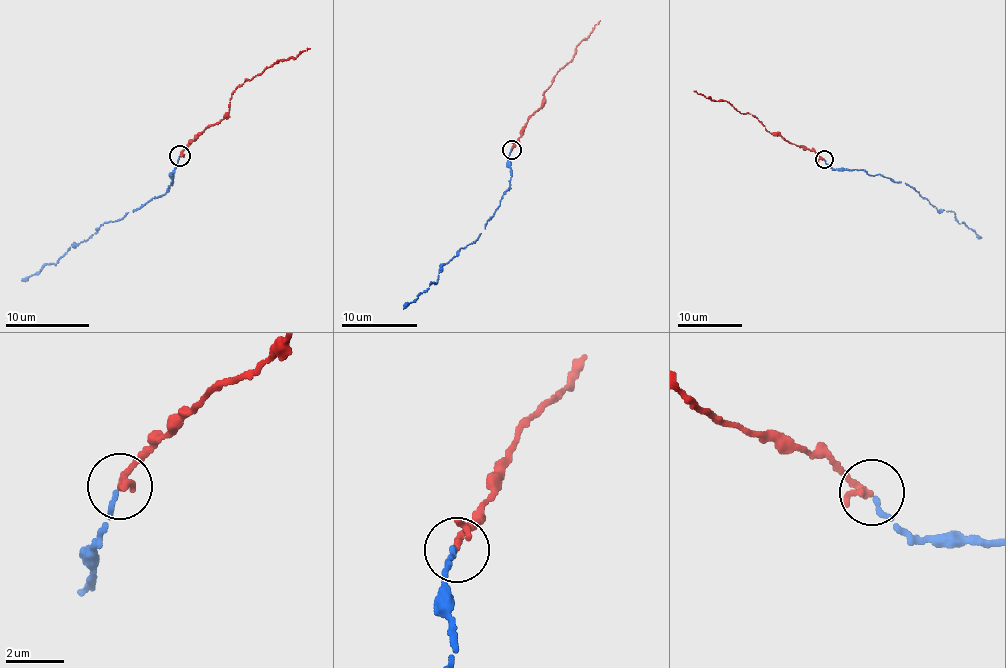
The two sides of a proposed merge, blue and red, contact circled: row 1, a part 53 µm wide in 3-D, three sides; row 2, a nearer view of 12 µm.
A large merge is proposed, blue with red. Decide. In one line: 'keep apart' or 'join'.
join

